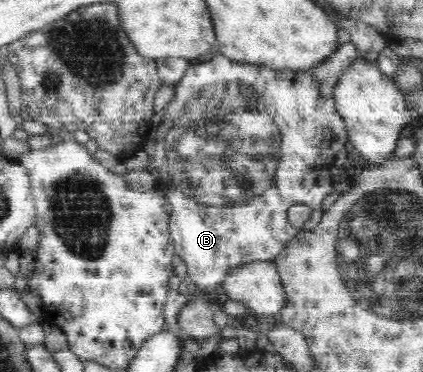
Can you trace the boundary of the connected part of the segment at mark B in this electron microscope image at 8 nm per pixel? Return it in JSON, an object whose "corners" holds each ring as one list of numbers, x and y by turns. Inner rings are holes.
{"corners":[[214,52,208,57,200,58,190,65,181,77,181,80,175,84,176,95,165,108,166,114,162,118,158,126,158,145,154,156,152,171,161,170,167,176,167,170,171,168,173,172,173,180,175,184,181,184,181,188,185,188,185,192,189,192,189,196,197,196,197,200,205,200,205,204,199,204,193,198,187,198,179,188,169,188,169,182,161,184,167,192,167,198,171,202,170,216,170,237,177,255,179,255,187,265,187,276,191,282,195,284,196,296,207,294,215,291,219,286,225,284,225,280,230,275,231,271,236,268,244,267,246,264,260,263,265,261,273,261,283,252,285,245,296,234,302,230,312,231,321,220,323,200,333,191,333,175,329,173,339,150,345,148,348,140,348,124,345,119,337,112,336,102,334,97,325,98,319,90,319,82,315,75,309,71,292,71,292,70,277,70,263,65,254,65,249,63,237,62,228,56],[303,203,312,208,310,219,301,226,302,230,290,225,287,220,287,210,293,204]]}

